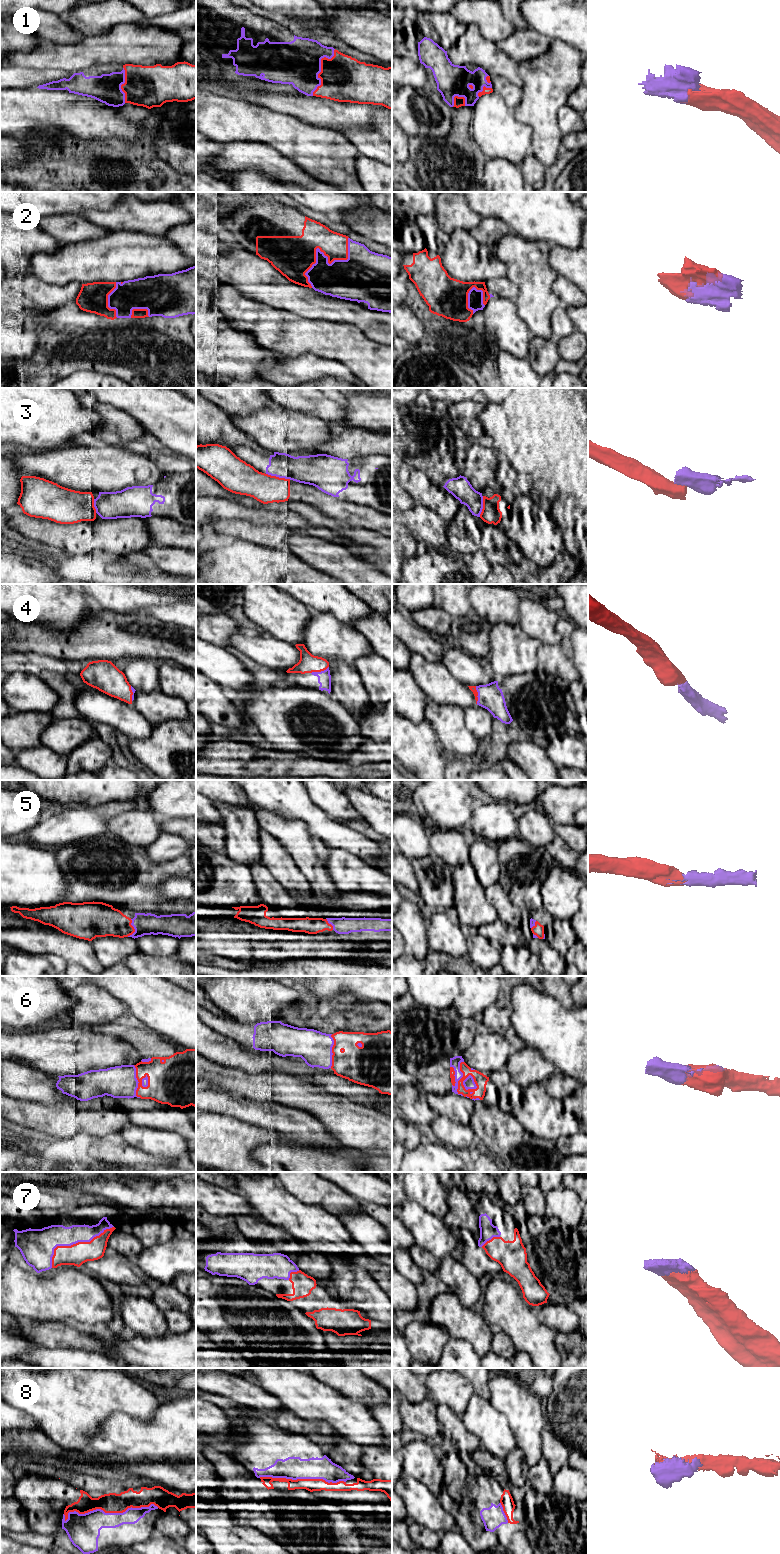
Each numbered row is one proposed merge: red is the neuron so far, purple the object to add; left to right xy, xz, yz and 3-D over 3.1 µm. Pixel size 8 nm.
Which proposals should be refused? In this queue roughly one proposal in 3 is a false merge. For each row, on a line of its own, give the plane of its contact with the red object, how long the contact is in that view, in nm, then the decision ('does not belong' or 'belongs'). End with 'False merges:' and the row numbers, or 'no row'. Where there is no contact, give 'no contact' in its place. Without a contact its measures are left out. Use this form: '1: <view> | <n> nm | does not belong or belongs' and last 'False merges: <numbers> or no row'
1: xz | 420 nm | belongs
2: xz | 500 nm | belongs
3: xz | 200 nm | does not belong
4: xz | 160 nm | belongs
5: xy | 150 nm | belongs
6: yz | 280 nm | belongs
7: xy | 600 nm | belongs
8: xy | 750 nm | does not belong
False merges: 3, 8

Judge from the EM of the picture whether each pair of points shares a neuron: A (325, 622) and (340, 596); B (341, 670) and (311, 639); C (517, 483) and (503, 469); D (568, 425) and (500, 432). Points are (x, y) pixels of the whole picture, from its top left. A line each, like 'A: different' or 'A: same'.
A: different
B: different
C: same
D: same

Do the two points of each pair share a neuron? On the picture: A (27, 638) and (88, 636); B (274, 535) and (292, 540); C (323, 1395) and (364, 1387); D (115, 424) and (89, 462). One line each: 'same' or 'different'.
A: same
B: same
C: different
D: different

